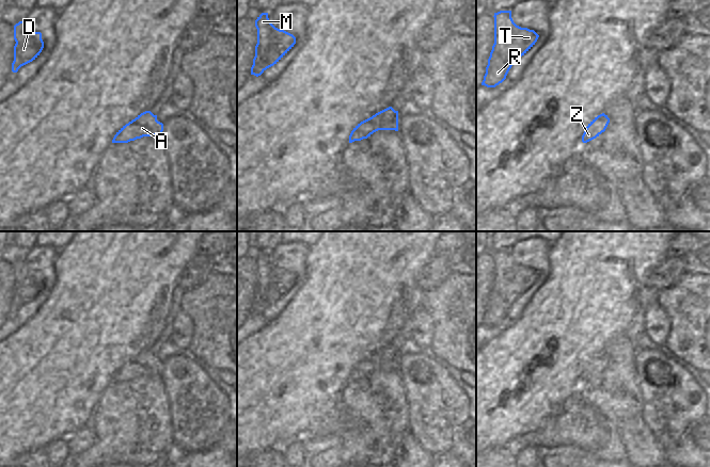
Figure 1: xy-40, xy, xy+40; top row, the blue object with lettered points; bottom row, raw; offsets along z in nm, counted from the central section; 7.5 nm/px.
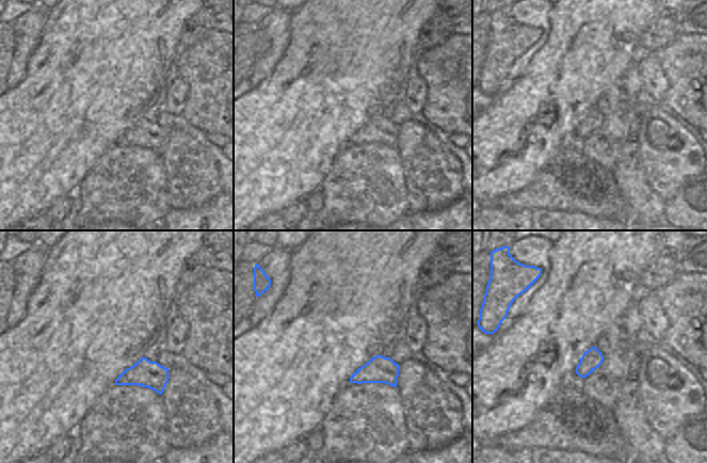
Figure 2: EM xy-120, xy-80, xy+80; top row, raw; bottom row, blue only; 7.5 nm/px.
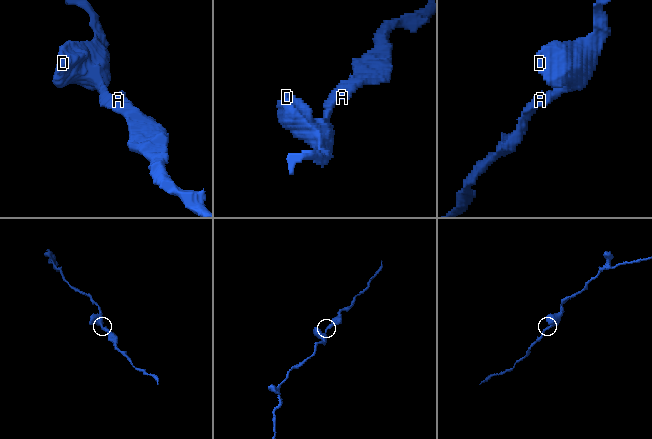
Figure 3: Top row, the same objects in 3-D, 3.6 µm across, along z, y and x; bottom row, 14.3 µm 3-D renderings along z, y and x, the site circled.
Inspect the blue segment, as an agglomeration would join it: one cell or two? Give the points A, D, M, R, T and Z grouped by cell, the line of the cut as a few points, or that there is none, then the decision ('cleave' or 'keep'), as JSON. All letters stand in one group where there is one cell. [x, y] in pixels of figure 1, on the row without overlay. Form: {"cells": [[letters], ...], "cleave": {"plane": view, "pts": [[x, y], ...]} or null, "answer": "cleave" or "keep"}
{"cells": [["A", "D", "M", "R", "T", "Z"]], "cleave": null, "answer": "keep"}

